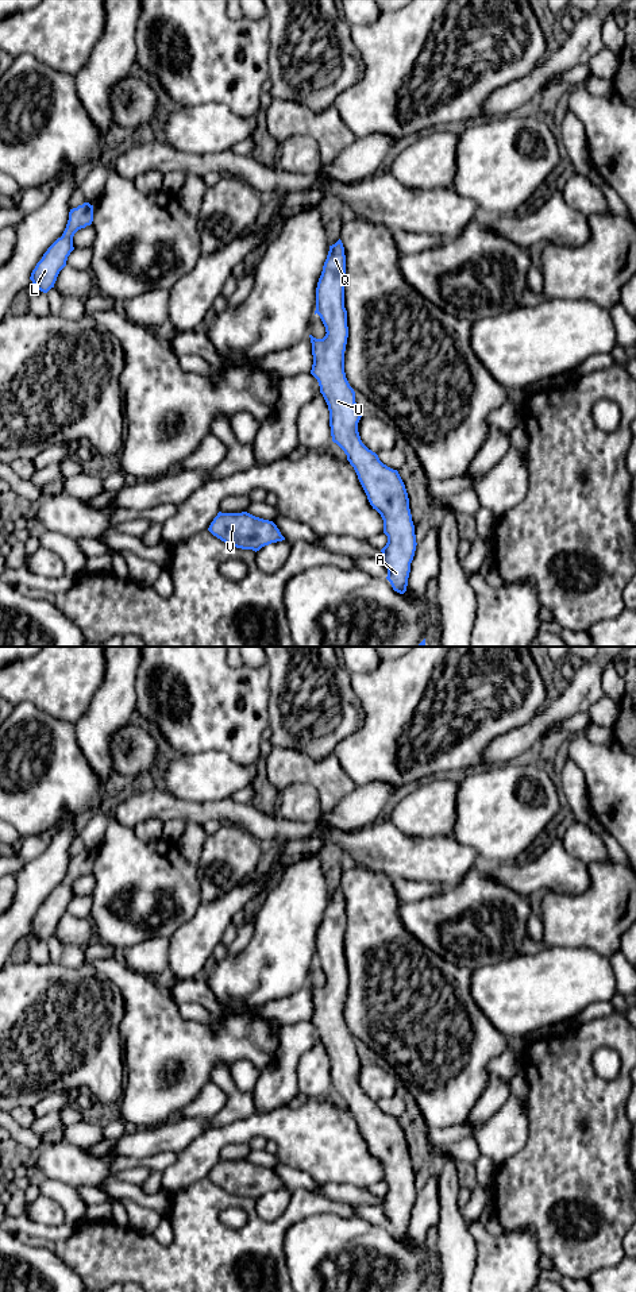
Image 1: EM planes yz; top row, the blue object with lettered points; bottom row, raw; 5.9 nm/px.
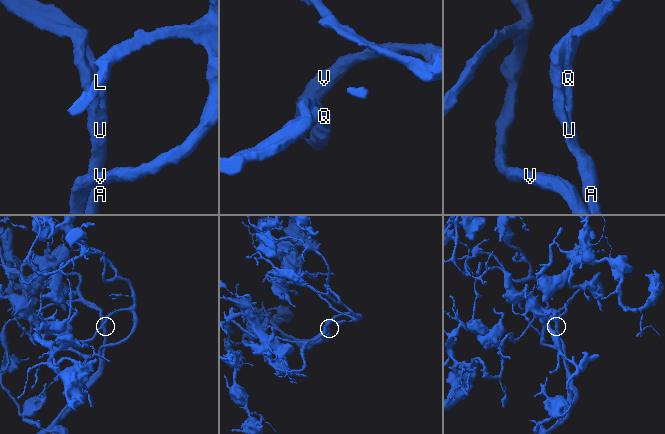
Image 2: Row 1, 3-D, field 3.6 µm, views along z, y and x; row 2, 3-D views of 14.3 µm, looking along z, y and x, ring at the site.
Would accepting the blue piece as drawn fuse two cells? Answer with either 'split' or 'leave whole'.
leave whole

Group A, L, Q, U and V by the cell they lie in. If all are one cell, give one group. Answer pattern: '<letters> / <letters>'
A L Q U V

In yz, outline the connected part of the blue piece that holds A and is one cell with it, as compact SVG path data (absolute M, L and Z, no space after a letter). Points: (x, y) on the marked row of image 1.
M339 239L335 244L329 246L316 288L315 315L317 313L320 316L327 333L323 339L316 339L309 335L313 355L311 374L317 379L320 393L328 405L332 441L347 455L347 460L354 467L370 505L383 520L383 533L388 536L388 543L381 549L381 560L388 568L386 579L394 591L404 594L406 591L410 563L417 545L415 525L409 509L408 493L398 471L383 464L378 455L362 443L358 432L358 423L362 416L355 402L355 392L350 386L344 373L344 351L348 338L347 311L344 308L344 281L346 255L343 243Z

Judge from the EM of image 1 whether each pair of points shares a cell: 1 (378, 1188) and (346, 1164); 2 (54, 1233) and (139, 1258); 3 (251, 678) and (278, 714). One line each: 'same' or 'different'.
1: different
2: different
3: different

